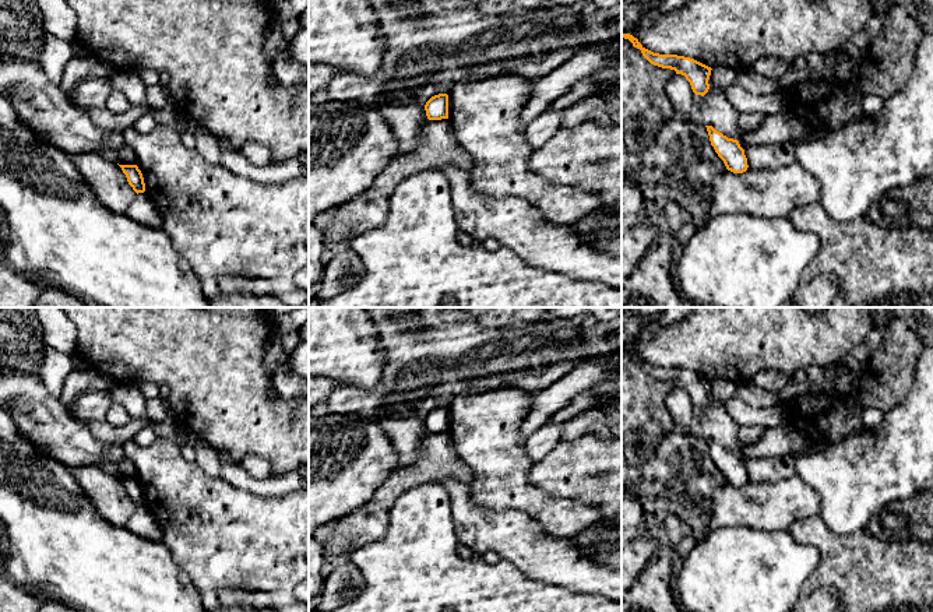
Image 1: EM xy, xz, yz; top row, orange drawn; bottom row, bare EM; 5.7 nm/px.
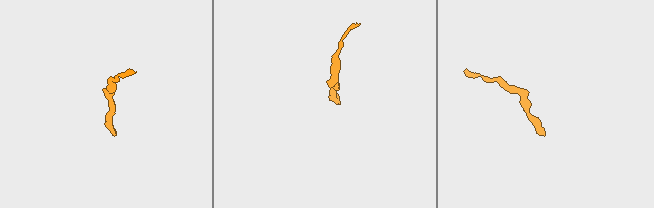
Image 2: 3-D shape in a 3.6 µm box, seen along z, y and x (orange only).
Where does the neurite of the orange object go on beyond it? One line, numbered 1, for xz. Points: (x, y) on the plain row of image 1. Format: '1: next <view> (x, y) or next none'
1: next none

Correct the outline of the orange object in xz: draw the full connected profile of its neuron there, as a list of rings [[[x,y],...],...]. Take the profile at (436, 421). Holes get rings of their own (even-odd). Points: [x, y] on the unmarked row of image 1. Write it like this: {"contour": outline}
{"contour": [[[439,407],[432,409],[425,418],[429,433],[448,432],[448,408]]]}

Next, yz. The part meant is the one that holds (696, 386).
{"contour": [[[622,347],[622,351],[629,352],[634,360],[640,362],[642,369],[654,379],[675,383],[690,395],[696,408],[704,409],[710,402],[711,380],[684,369],[659,367],[645,362],[637,351],[630,347]]]}

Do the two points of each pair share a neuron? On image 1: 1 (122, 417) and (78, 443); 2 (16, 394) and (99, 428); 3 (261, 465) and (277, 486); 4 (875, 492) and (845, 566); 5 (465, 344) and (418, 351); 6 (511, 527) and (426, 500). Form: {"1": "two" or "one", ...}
{"1": "two", "2": "one", "3": "two", "4": "two", "5": "one", "6": "two"}

